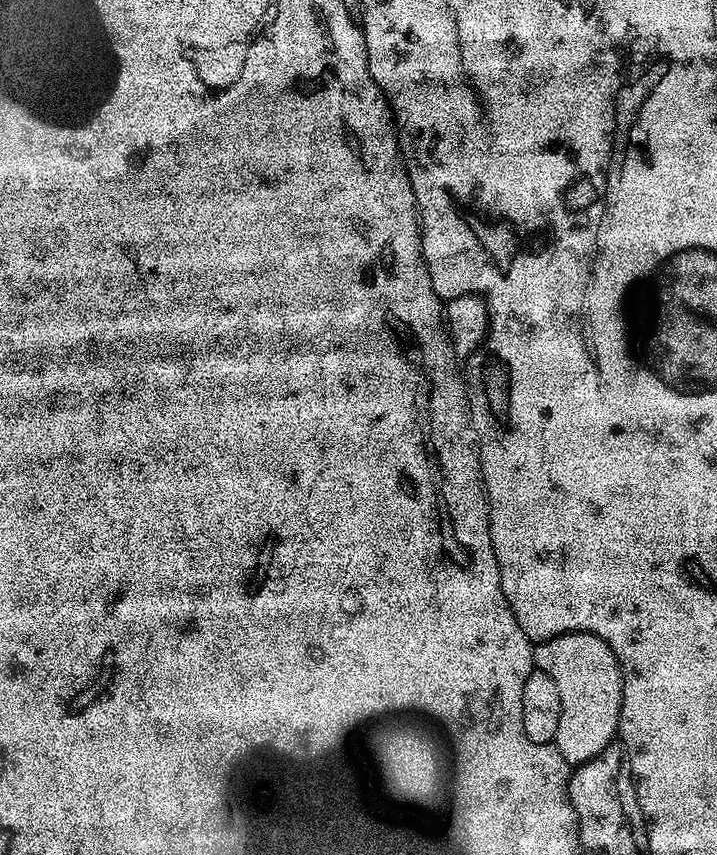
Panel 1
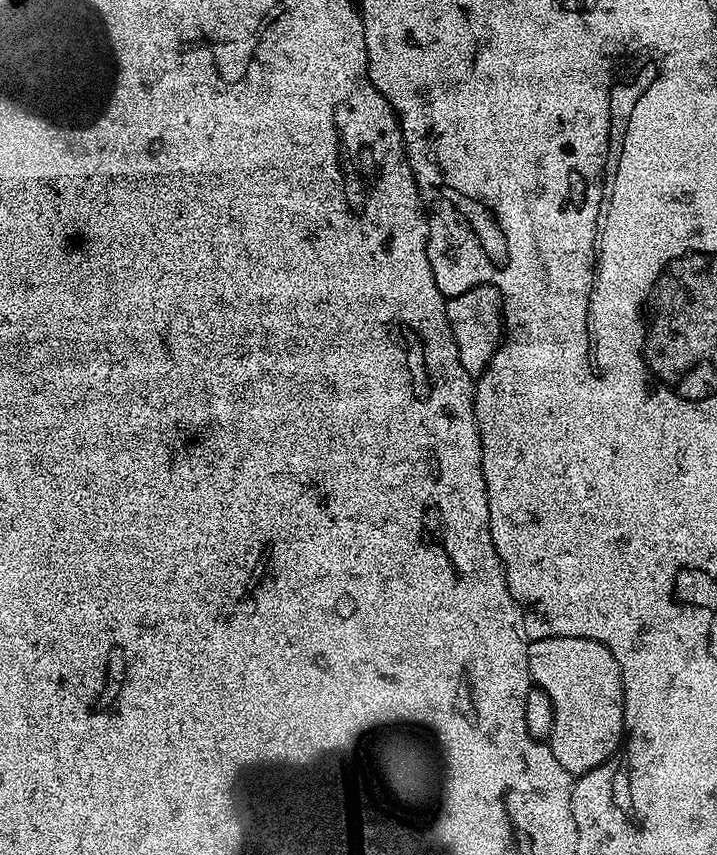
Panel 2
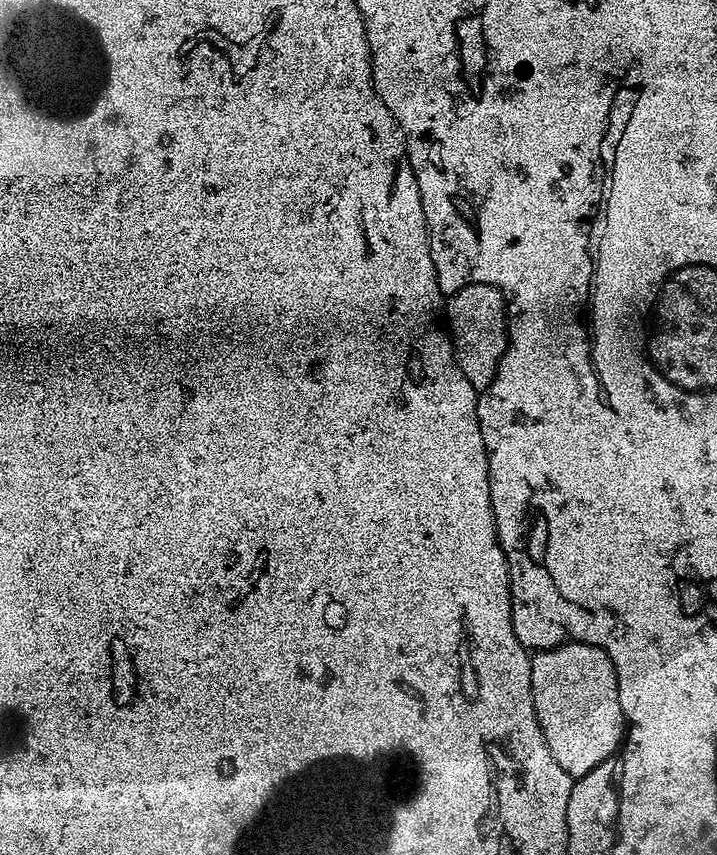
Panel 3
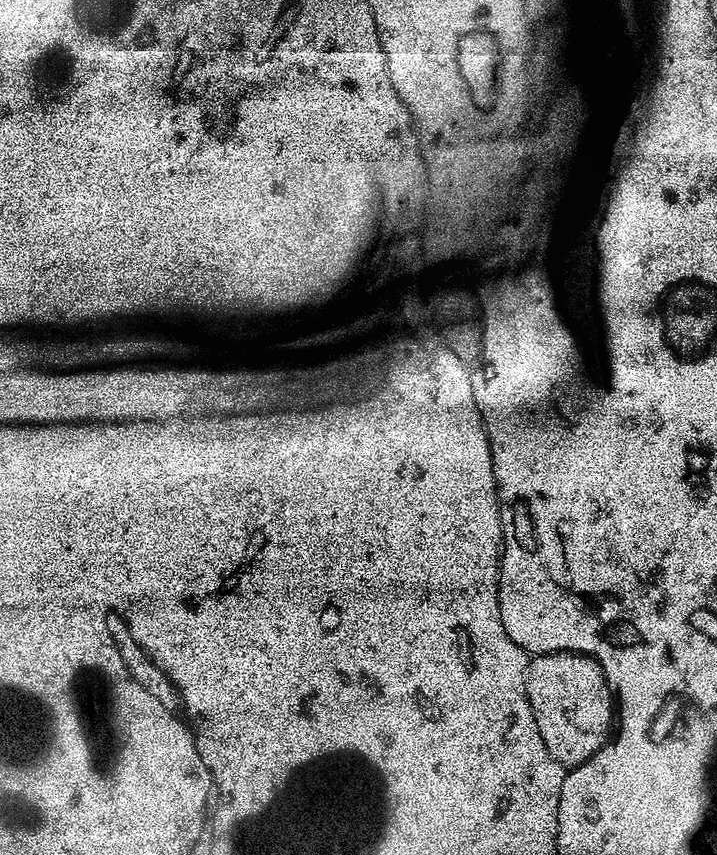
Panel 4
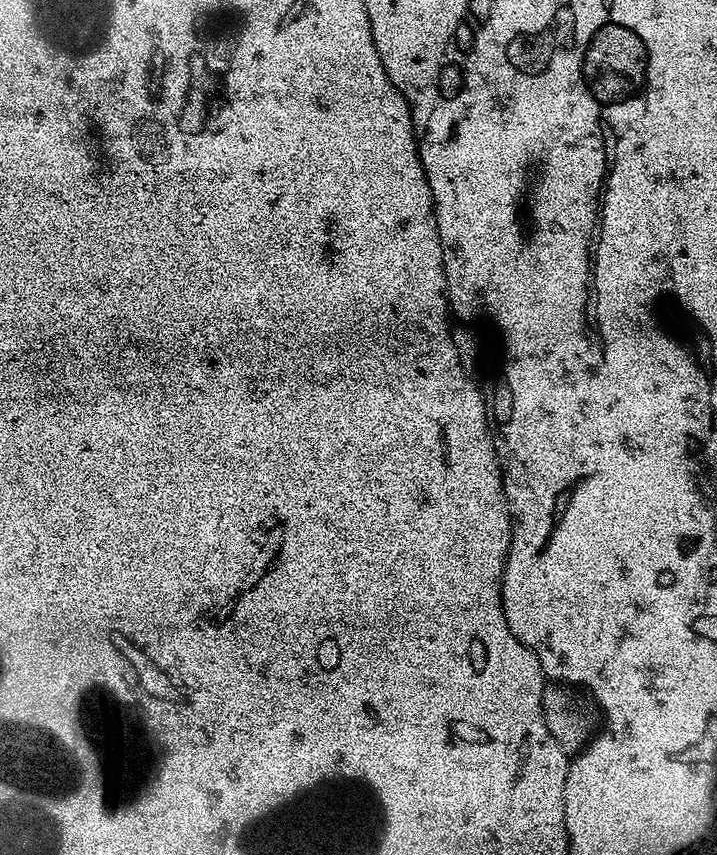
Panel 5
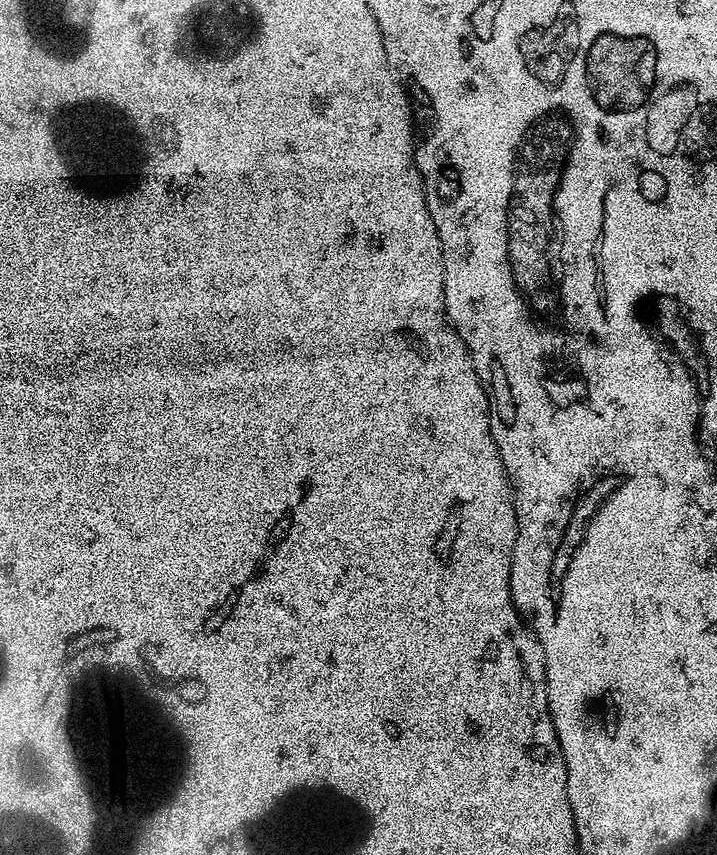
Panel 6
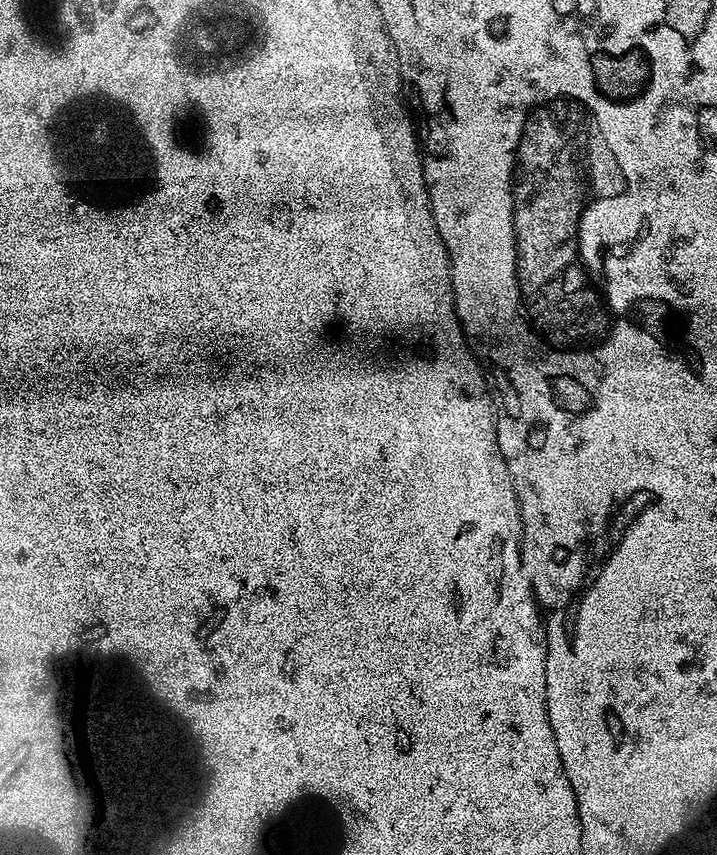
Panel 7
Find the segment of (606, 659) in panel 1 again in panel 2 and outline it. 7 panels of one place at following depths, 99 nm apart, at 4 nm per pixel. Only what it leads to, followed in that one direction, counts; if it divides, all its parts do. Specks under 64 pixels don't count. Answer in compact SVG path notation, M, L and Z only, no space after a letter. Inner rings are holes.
M552 636L527 643L527 662L533 683L545 691L553 704L553 730L548 745L554 758L573 777L580 777L613 757L624 736L624 684L613 652L596 639Z

